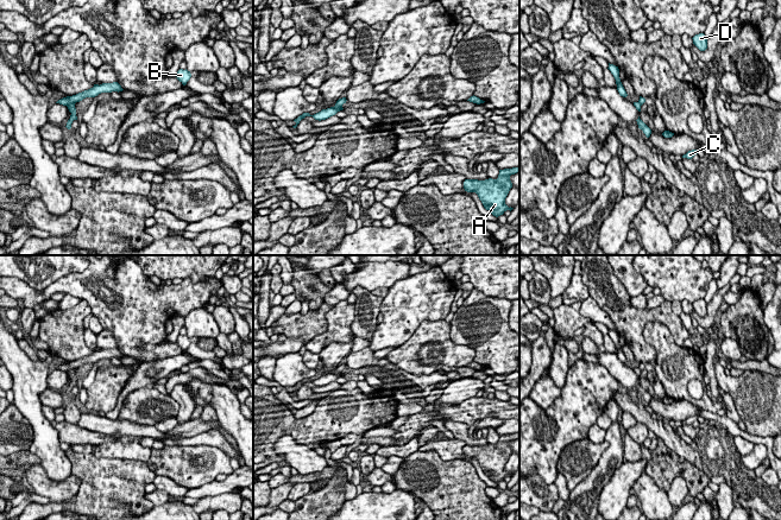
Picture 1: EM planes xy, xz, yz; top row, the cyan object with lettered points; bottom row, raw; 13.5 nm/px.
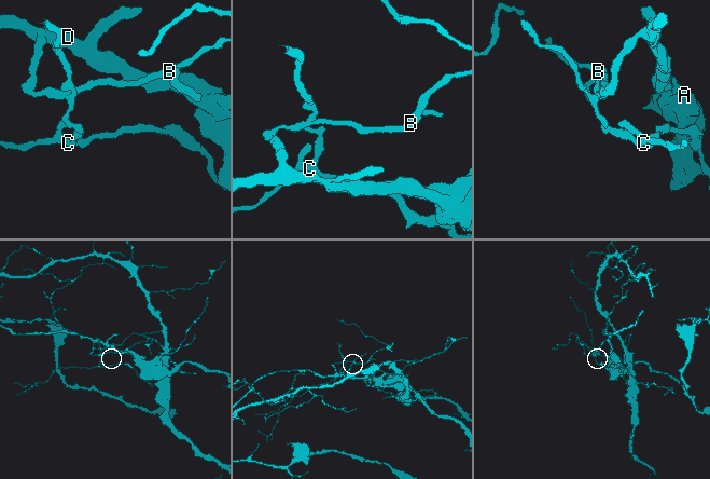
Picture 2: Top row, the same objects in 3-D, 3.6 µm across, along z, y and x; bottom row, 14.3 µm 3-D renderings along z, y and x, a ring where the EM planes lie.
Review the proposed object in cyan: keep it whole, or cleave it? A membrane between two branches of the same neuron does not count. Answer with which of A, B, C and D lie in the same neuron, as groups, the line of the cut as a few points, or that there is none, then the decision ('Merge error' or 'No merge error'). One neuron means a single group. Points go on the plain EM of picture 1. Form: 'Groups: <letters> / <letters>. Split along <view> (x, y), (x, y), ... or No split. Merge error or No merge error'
Groups: A B D / C. Split along xz (332, 373), (341, 374). Merge error

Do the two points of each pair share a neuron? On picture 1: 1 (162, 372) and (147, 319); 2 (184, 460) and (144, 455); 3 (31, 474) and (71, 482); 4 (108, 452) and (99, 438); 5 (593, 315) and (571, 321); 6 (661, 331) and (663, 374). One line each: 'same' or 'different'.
1: different
2: different
3: same
4: different
5: different
6: same

